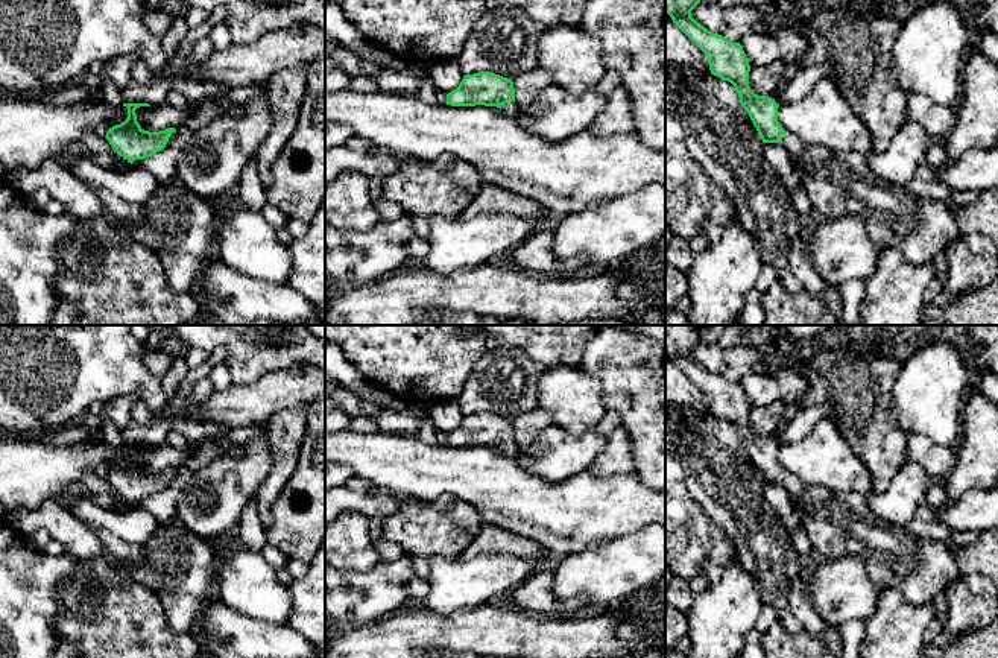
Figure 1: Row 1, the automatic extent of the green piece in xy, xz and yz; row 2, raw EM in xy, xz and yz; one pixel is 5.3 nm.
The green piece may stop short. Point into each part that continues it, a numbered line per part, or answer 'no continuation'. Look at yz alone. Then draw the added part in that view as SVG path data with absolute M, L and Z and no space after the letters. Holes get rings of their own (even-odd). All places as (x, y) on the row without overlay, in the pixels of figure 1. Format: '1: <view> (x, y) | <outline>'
1: yz (793, 485) | M785 471L782 476L782 485L788 491L788 495L794 505L801 505L801 498L805 491L805 485L791 473Z

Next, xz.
1: xz (511, 449) | M509 442L506 445L501 445L500 451L507 454L507 456L516 456L520 453L520 448L515 442Z

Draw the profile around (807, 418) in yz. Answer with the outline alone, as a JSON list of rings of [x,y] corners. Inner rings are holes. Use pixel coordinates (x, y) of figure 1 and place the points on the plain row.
[[[813,404],[805,409],[799,409],[797,415],[788,422],[787,429],[776,435],[769,435],[776,444],[782,445],[787,442],[796,442],[805,438],[820,419],[828,418],[831,407],[828,404]]]

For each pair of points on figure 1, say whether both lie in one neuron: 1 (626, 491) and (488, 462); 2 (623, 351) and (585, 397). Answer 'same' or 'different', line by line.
1: same
2: different

